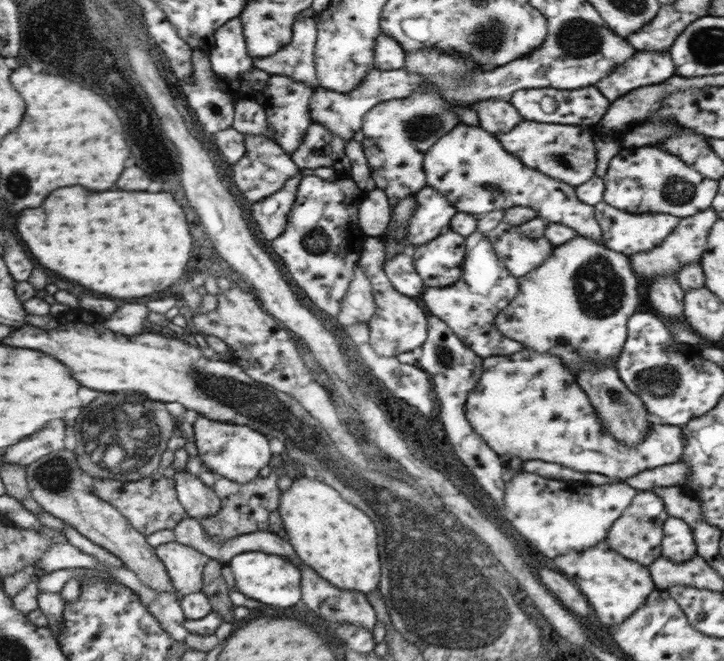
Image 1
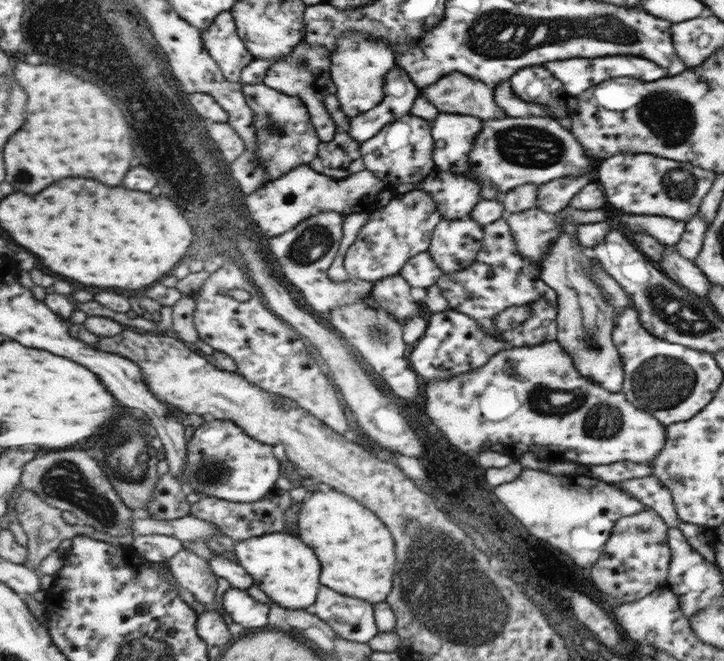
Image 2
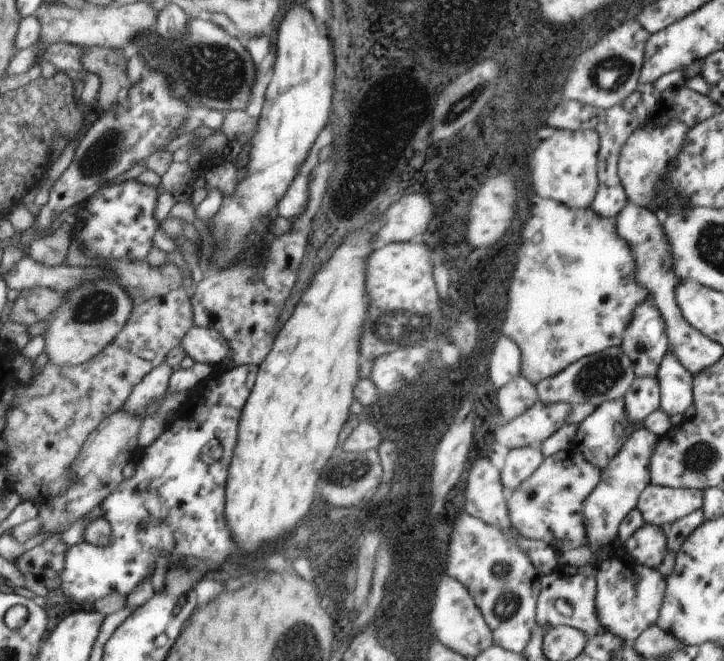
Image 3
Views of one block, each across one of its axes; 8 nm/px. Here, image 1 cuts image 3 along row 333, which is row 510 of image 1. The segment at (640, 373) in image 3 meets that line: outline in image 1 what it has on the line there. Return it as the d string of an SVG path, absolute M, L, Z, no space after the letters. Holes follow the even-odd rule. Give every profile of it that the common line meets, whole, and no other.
M637 492L629 508L621 514L621 518L611 526L607 534L607 544L621 558L637 562L643 568L649 568L657 558L661 558L661 540L663 540L663 522L669 518L665 504L659 496L651 492Z

